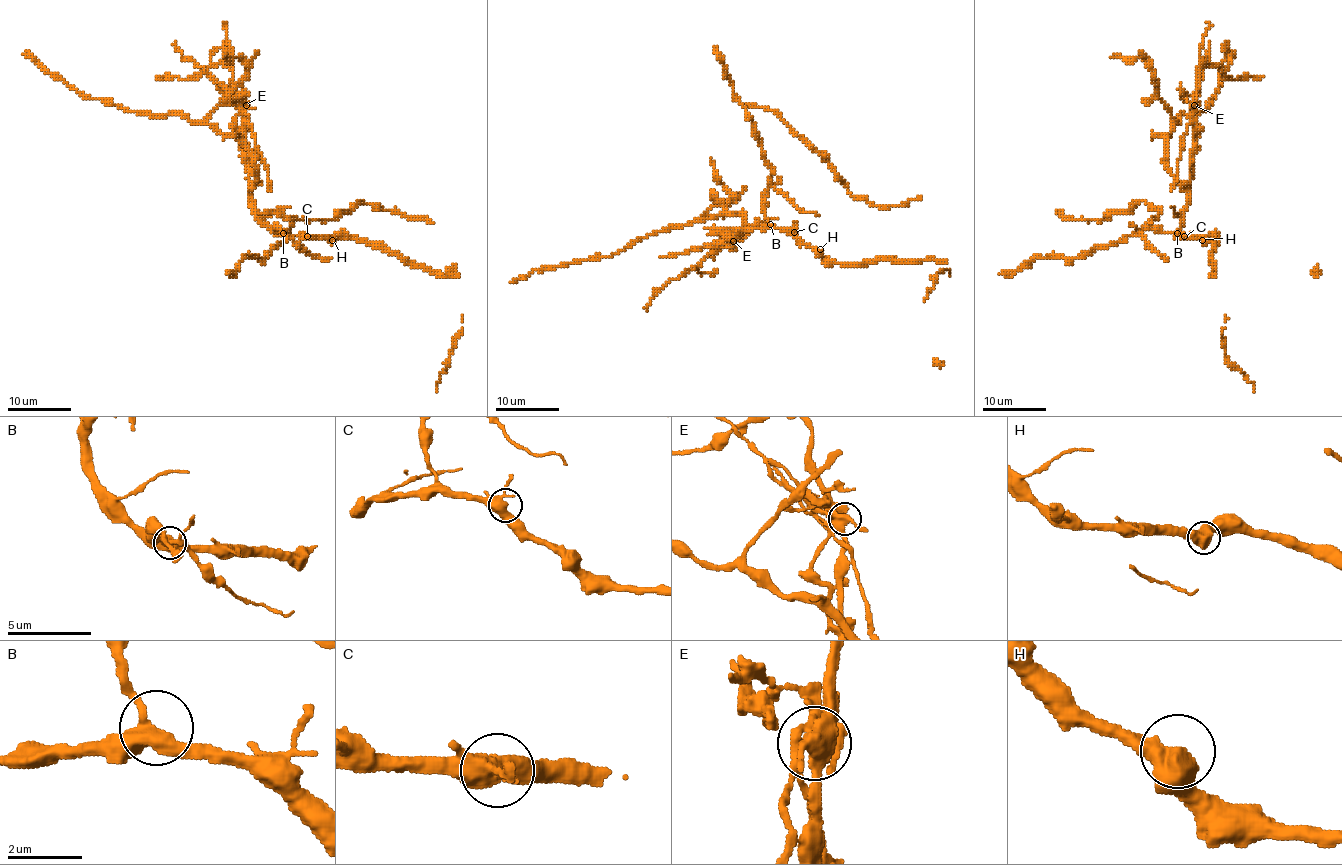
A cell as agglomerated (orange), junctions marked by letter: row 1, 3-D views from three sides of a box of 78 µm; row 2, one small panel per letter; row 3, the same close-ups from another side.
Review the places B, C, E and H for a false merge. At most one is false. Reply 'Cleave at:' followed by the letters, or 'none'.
Cleave at: E

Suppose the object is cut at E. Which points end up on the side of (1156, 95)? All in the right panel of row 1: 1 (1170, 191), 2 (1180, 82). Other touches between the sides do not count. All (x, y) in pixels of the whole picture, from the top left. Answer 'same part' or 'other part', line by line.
1: other part
2: other part

